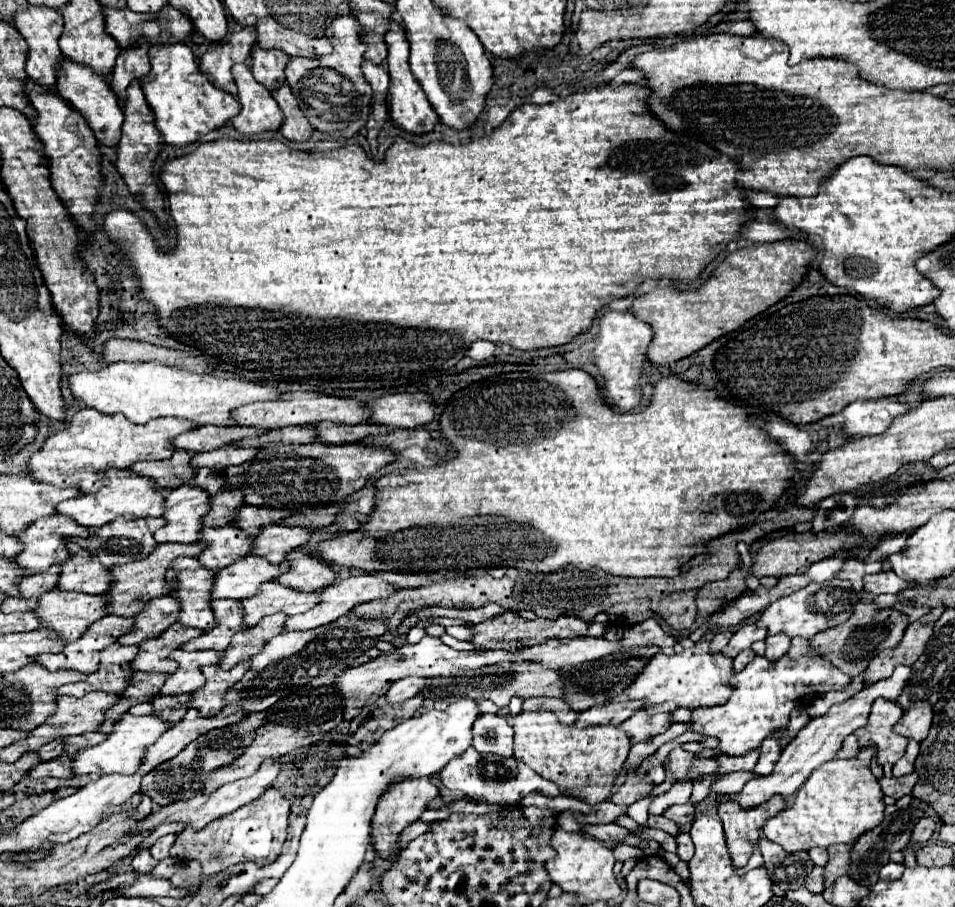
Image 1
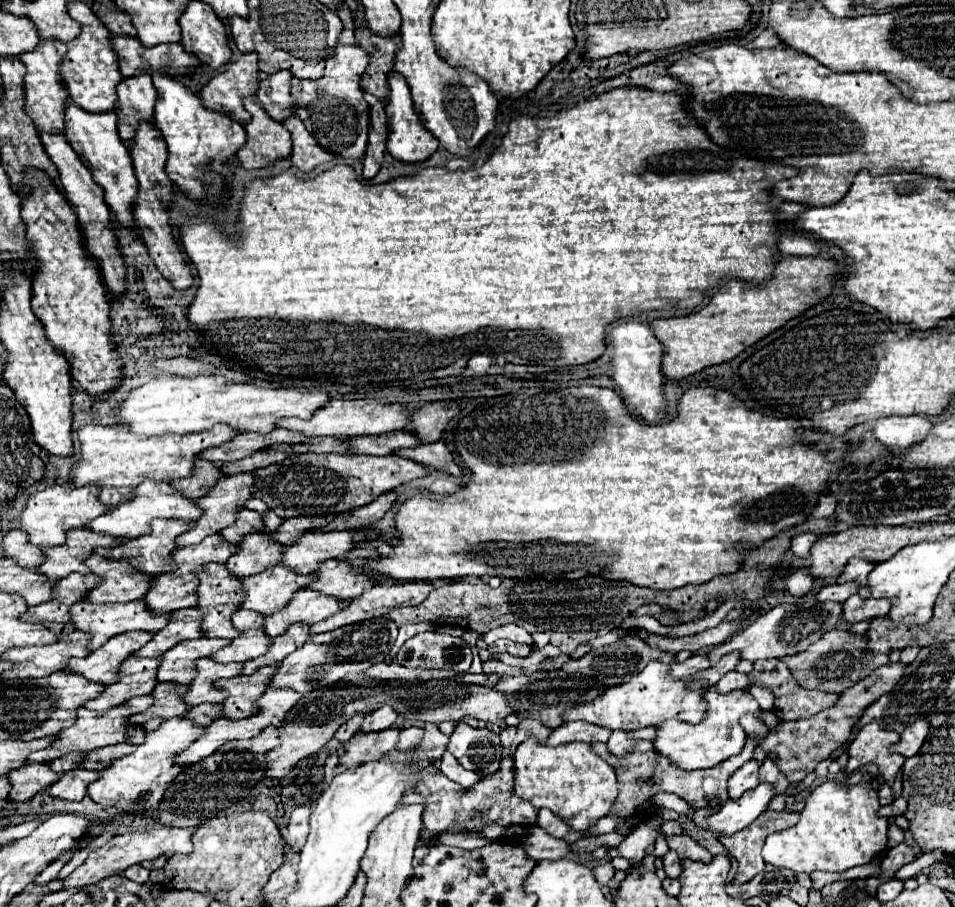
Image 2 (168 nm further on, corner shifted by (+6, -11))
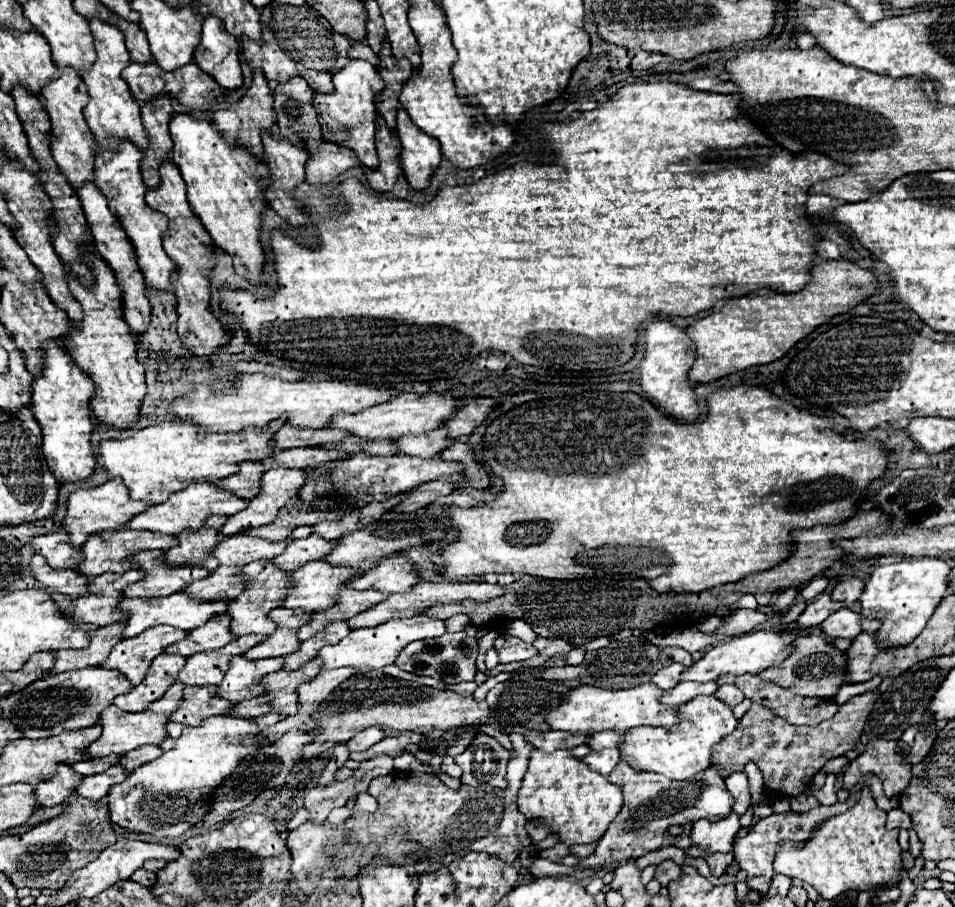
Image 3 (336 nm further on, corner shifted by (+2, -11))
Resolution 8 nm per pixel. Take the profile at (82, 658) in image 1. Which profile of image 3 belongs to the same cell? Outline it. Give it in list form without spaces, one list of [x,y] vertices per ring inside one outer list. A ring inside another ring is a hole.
[[[171,625],[147,629],[133,639],[123,639],[121,643],[117,643],[113,647],[109,659],[101,667],[117,669],[133,685],[139,685],[145,679],[147,669],[153,663],[153,659],[157,655],[161,655],[171,643],[185,639],[187,635],[189,635],[189,631],[173,629]]]

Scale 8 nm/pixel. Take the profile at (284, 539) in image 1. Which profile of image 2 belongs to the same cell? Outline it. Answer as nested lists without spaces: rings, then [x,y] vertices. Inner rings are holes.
[[[327,531],[327,533],[303,533],[297,543],[287,545],[281,555],[281,565],[291,567],[295,573],[313,573],[321,561],[343,557],[353,543],[363,537],[355,531]]]

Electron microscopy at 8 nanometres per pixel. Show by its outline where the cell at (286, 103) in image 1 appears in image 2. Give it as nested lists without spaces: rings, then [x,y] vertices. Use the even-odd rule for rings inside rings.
[[[291,115],[283,121],[283,125],[287,127],[287,131],[291,133],[291,141],[293,141],[293,151],[291,151],[291,163],[301,169],[301,171],[311,171],[313,167],[317,167],[319,163],[331,161],[333,155],[327,153],[325,149],[321,149],[317,145],[317,141],[309,135],[309,131],[305,129],[303,121],[297,115]]]

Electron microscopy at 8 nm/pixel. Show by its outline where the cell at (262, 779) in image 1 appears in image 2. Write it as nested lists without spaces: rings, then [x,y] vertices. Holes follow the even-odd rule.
[[[161,827],[157,831],[145,831],[145,833],[123,833],[123,835],[117,835],[113,837],[109,843],[105,843],[101,849],[93,851],[85,863],[81,867],[77,867],[67,879],[65,879],[65,885],[63,887],[87,887],[87,885],[93,885],[109,875],[115,875],[115,873],[121,873],[125,871],[127,867],[135,865],[135,863],[141,863],[141,861],[153,861],[155,857],[159,857],[161,853],[171,857],[173,853],[189,853],[193,851],[193,843],[191,843],[191,837],[195,833],[195,827]]]

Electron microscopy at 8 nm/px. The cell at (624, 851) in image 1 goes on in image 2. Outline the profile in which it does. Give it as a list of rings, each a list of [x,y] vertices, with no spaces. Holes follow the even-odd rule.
[[[605,861],[601,865],[595,867],[595,877],[601,885],[607,885],[611,881],[611,877],[615,875],[615,869],[613,869],[613,863],[611,861]]]

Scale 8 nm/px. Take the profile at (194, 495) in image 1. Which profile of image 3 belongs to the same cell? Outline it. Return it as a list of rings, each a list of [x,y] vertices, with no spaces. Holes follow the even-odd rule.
[[[277,467],[263,475],[261,493],[249,501],[249,507],[237,515],[231,515],[223,527],[223,535],[235,535],[243,527],[259,527],[275,521],[285,503],[297,495],[297,489],[305,485],[305,469]]]

